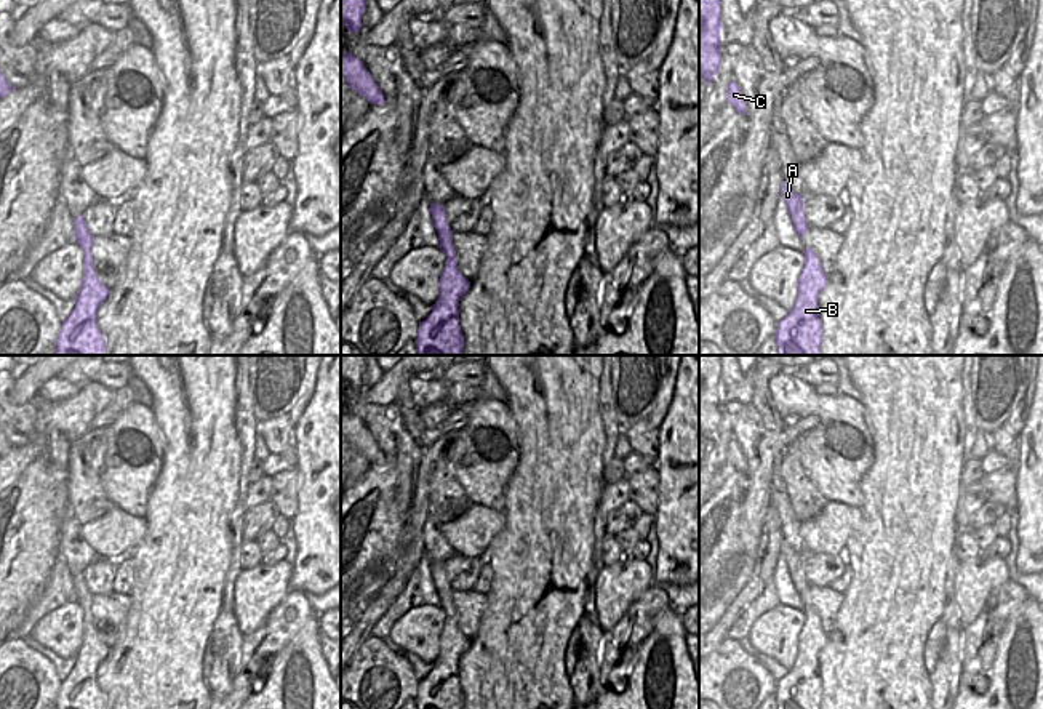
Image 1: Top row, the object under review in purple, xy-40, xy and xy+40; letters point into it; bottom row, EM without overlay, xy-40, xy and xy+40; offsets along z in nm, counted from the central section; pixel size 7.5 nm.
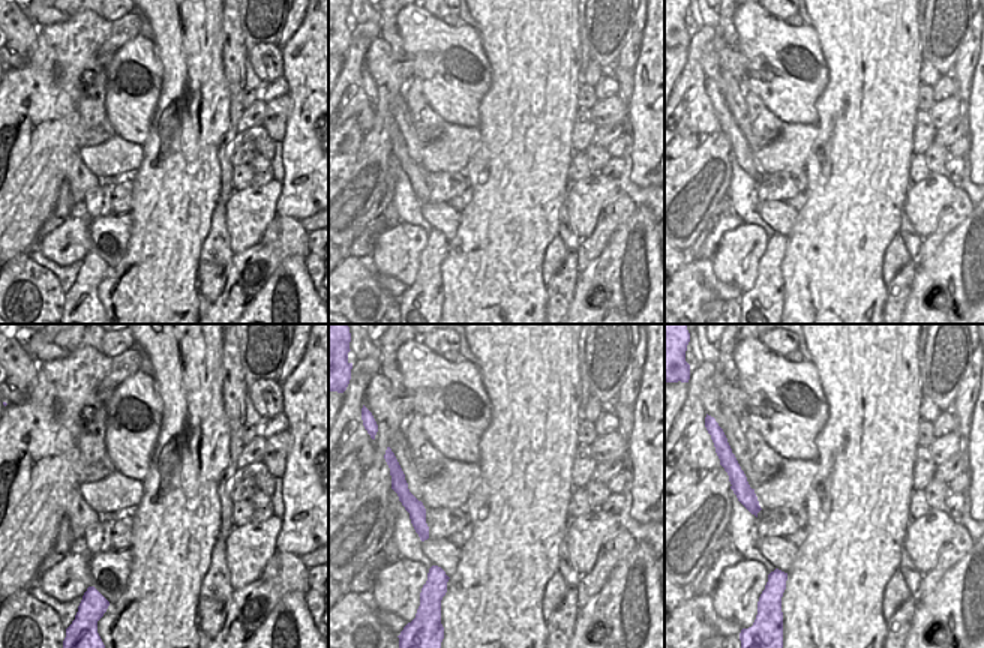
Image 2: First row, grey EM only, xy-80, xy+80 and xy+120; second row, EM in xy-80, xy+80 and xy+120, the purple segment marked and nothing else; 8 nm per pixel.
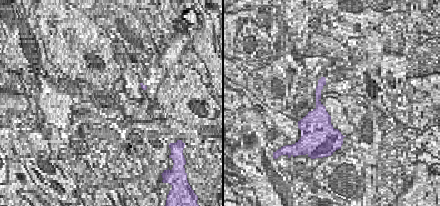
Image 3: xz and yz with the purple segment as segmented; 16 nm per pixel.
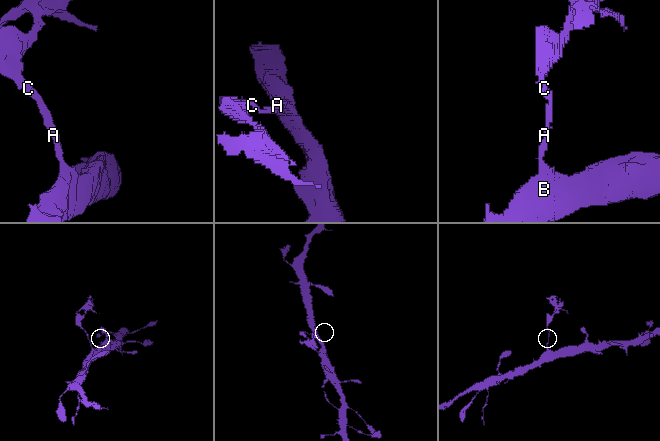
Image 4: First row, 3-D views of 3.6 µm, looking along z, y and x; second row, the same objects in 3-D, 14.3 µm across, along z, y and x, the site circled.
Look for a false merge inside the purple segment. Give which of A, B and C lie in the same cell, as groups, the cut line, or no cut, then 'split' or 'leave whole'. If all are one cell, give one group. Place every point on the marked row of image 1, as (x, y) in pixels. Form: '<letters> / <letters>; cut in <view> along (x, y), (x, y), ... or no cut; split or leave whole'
A C / B; cut in xy along (445, 252), (455, 256); split

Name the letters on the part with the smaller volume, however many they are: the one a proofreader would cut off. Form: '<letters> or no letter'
A, C

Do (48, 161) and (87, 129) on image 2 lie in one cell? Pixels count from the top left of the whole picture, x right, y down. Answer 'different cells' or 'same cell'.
different cells

